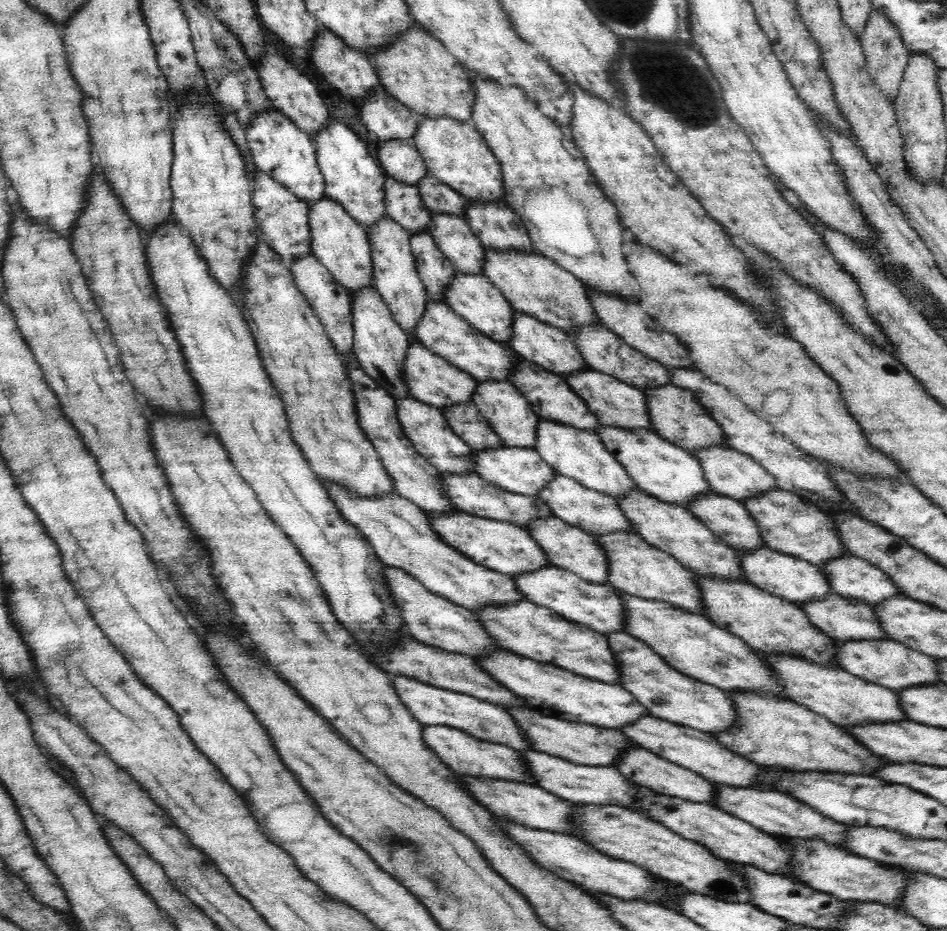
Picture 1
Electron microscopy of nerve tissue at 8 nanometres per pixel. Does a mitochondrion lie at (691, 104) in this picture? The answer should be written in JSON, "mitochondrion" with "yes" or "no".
{"mitochondrion":"yes"}

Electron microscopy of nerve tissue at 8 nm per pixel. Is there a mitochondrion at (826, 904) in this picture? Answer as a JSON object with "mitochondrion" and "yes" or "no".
{"mitochondrion":"no"}

